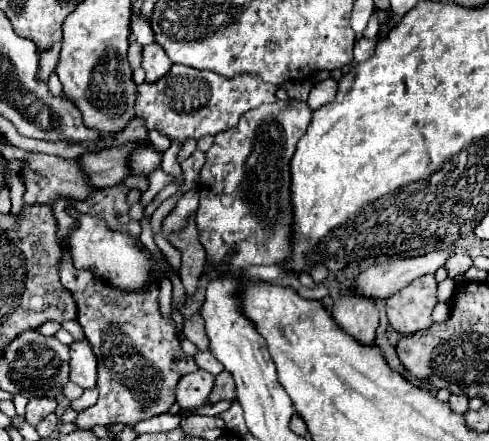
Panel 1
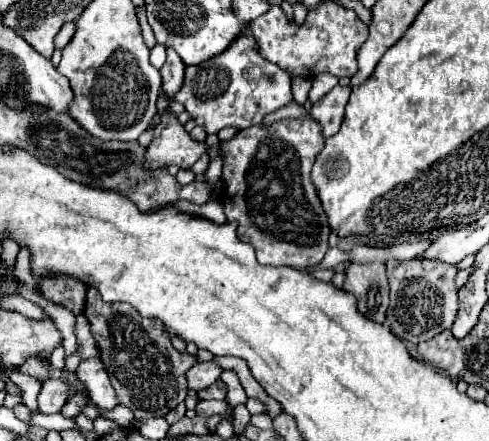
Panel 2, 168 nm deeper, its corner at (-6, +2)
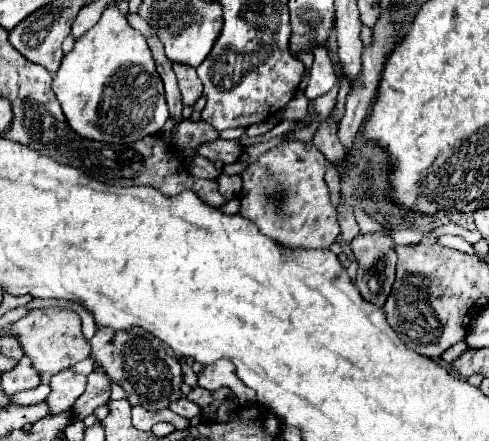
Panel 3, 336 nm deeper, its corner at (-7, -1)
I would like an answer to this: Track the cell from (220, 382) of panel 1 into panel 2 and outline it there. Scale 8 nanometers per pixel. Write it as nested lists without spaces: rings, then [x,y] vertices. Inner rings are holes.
[[[218,379],[210,389],[204,389],[202,393],[198,393],[200,399],[226,399],[226,393],[228,393],[228,387],[222,379]]]

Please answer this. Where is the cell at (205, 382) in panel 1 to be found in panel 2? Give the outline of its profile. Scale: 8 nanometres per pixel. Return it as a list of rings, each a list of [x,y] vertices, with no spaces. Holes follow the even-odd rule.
[[[212,361],[210,363],[198,363],[186,373],[188,387],[192,387],[194,391],[202,391],[202,389],[210,387],[220,377],[220,373],[222,373],[222,369]]]

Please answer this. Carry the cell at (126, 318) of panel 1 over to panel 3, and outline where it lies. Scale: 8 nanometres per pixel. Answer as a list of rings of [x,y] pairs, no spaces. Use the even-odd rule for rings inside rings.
[[[97,328],[95,338],[91,338],[89,342],[93,348],[93,358],[115,380],[115,384],[127,390],[127,400],[131,406],[143,406],[145,410],[163,410],[183,396],[183,372],[179,358],[175,356],[175,352],[171,352],[171,348],[167,348],[167,344],[155,340],[155,336],[151,336],[149,332],[143,332],[143,328],[133,328],[131,332]]]

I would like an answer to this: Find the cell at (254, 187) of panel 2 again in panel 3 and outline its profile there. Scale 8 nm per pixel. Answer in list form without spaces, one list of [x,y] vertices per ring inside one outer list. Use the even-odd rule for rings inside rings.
[[[285,140],[249,164],[243,176],[239,214],[253,220],[265,236],[289,248],[329,248],[341,234],[337,212],[325,184],[327,160],[313,144]]]

